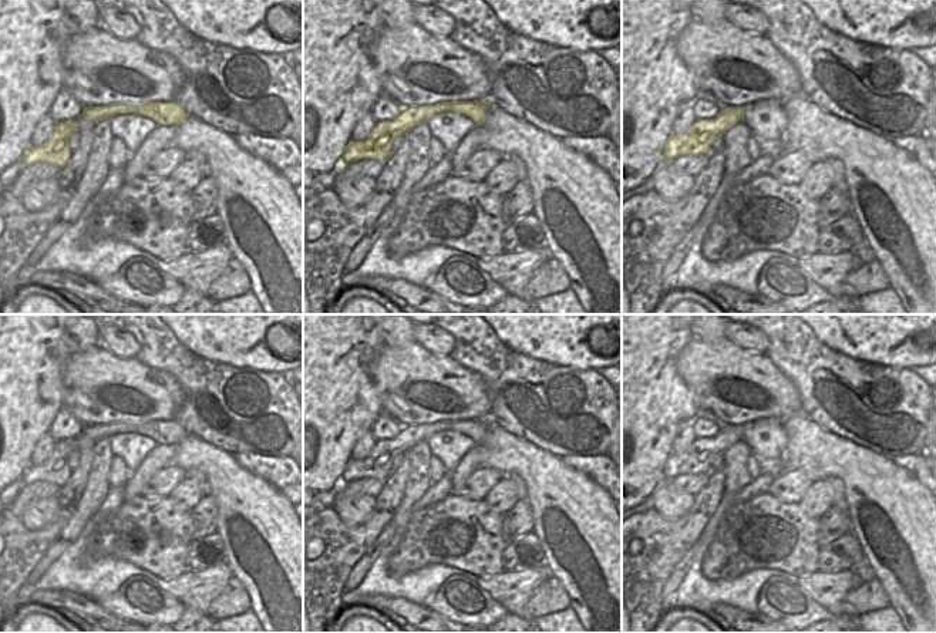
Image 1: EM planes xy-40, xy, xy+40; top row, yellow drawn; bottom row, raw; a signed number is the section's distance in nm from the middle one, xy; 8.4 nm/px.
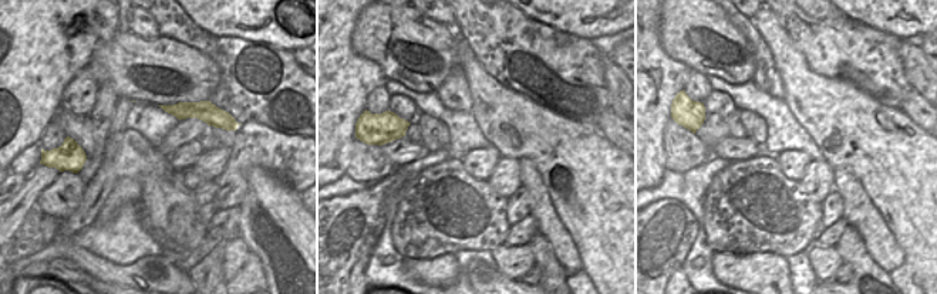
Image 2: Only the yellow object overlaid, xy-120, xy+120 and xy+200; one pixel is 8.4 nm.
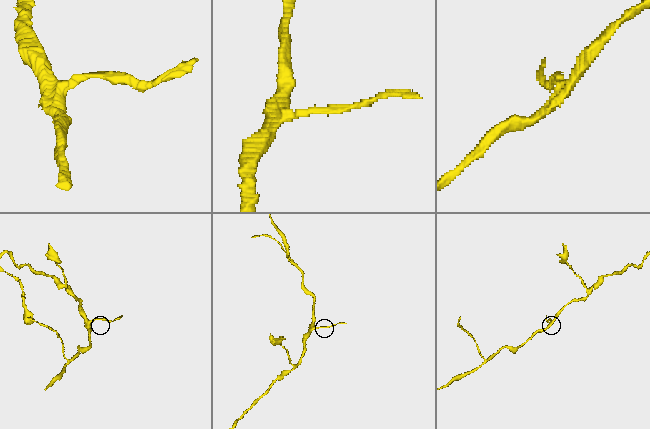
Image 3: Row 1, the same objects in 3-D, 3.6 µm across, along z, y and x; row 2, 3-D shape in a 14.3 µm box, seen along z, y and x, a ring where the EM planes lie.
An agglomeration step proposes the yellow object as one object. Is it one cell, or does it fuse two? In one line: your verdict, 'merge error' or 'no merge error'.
no merge error

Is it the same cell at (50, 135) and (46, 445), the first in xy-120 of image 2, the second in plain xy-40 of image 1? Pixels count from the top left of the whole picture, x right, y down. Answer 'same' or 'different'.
same

